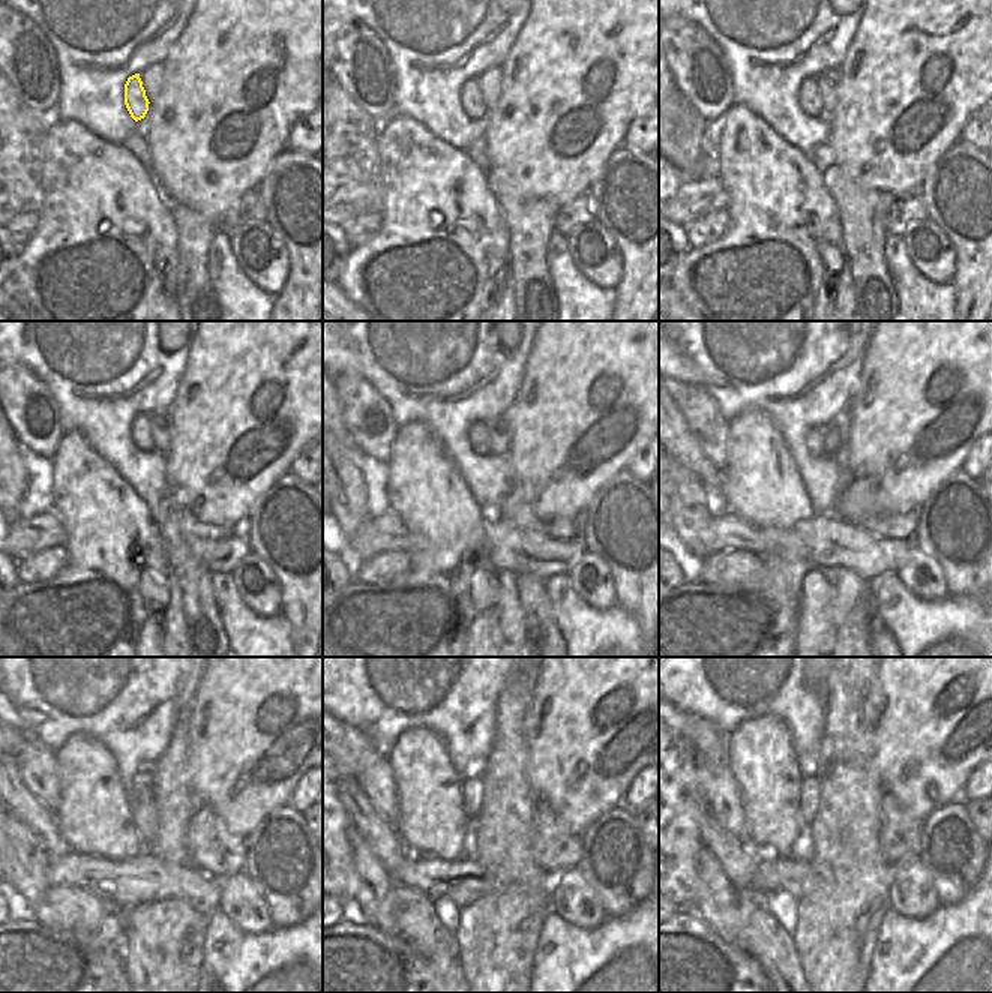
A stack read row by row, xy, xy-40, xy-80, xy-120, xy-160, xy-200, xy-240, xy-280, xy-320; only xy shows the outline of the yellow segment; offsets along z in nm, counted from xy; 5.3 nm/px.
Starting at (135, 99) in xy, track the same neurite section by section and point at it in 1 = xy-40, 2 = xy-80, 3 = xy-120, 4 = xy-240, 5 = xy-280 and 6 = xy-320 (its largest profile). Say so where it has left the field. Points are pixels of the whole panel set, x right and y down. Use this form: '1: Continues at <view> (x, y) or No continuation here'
1: Continues at xy-40 (471, 101)
2: Continues at xy-80 (811, 102)
3: Continues at xy-120 (140, 428)
4: Continues at xy-240 (141, 786)
5: Continues at xy-280 (473, 788)
6: Continues at xy-320 (809, 791)

